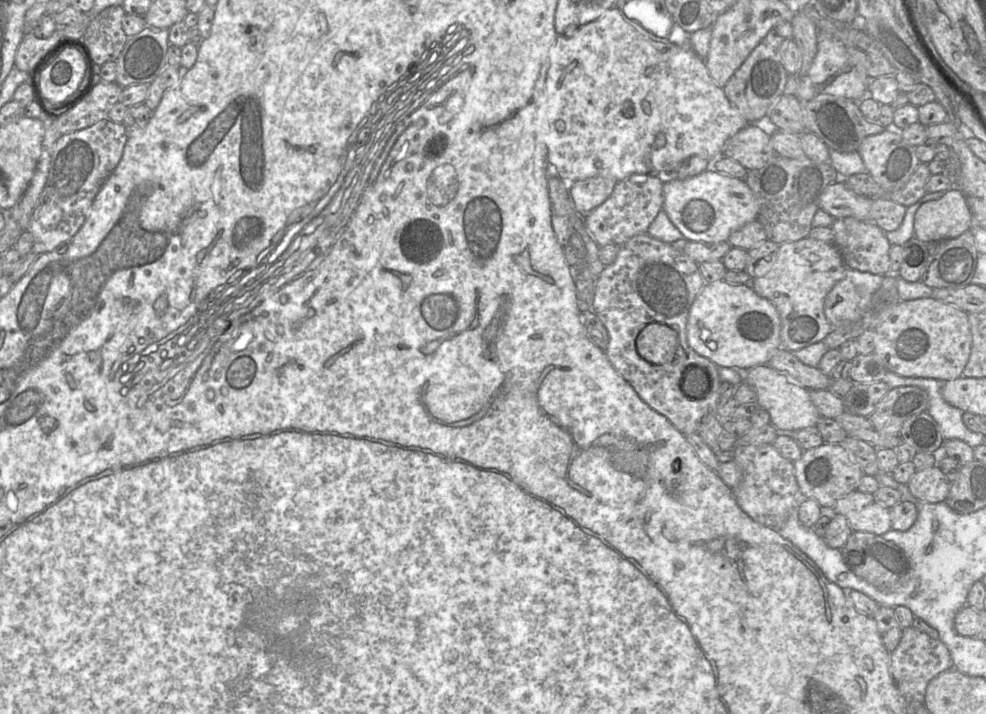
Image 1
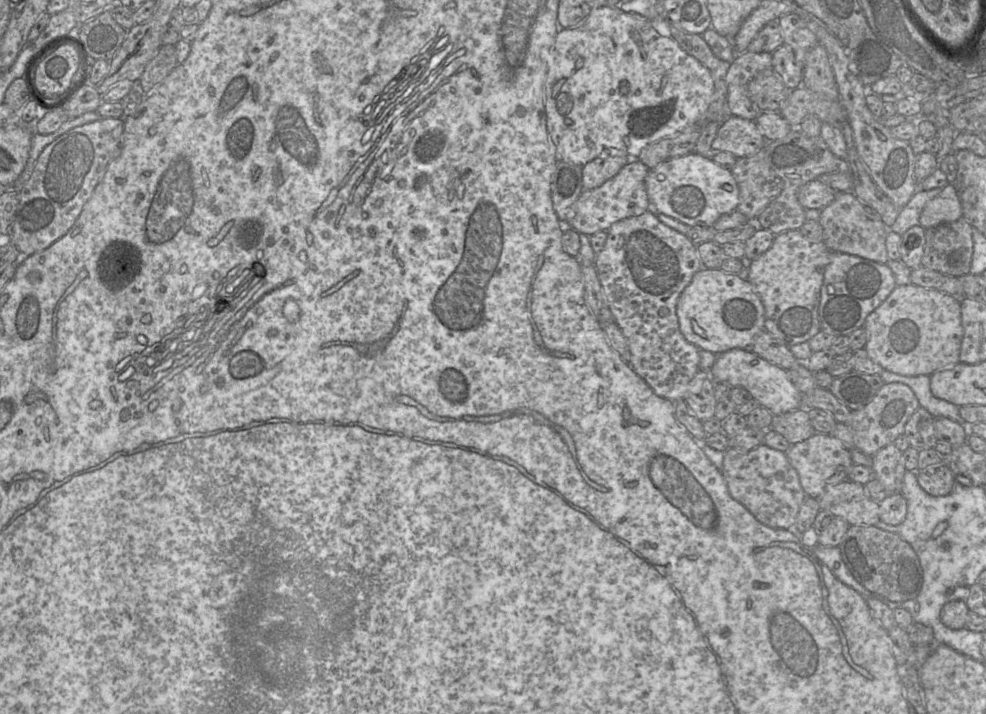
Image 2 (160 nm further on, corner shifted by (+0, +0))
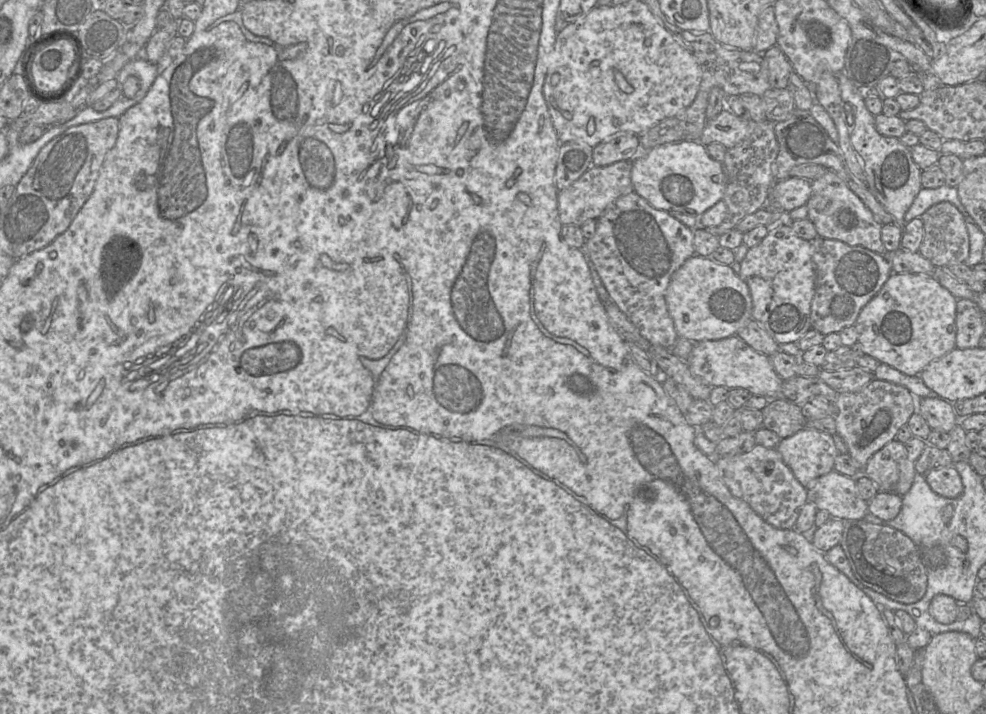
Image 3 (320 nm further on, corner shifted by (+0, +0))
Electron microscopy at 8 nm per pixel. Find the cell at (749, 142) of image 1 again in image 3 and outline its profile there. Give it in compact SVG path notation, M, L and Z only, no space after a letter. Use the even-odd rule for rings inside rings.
M724 109L714 119L706 122L700 142L707 146L713 142L733 148L751 134L751 120L744 120Z

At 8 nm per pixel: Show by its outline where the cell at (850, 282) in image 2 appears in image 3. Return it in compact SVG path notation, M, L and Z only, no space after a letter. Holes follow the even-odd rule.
M819 235L811 241L813 246L813 261L816 272L815 293L811 304L812 328L823 335L840 332L856 323L863 307L881 290L882 286L893 273L891 264L883 256L863 246L850 246L845 242L827 239Z

